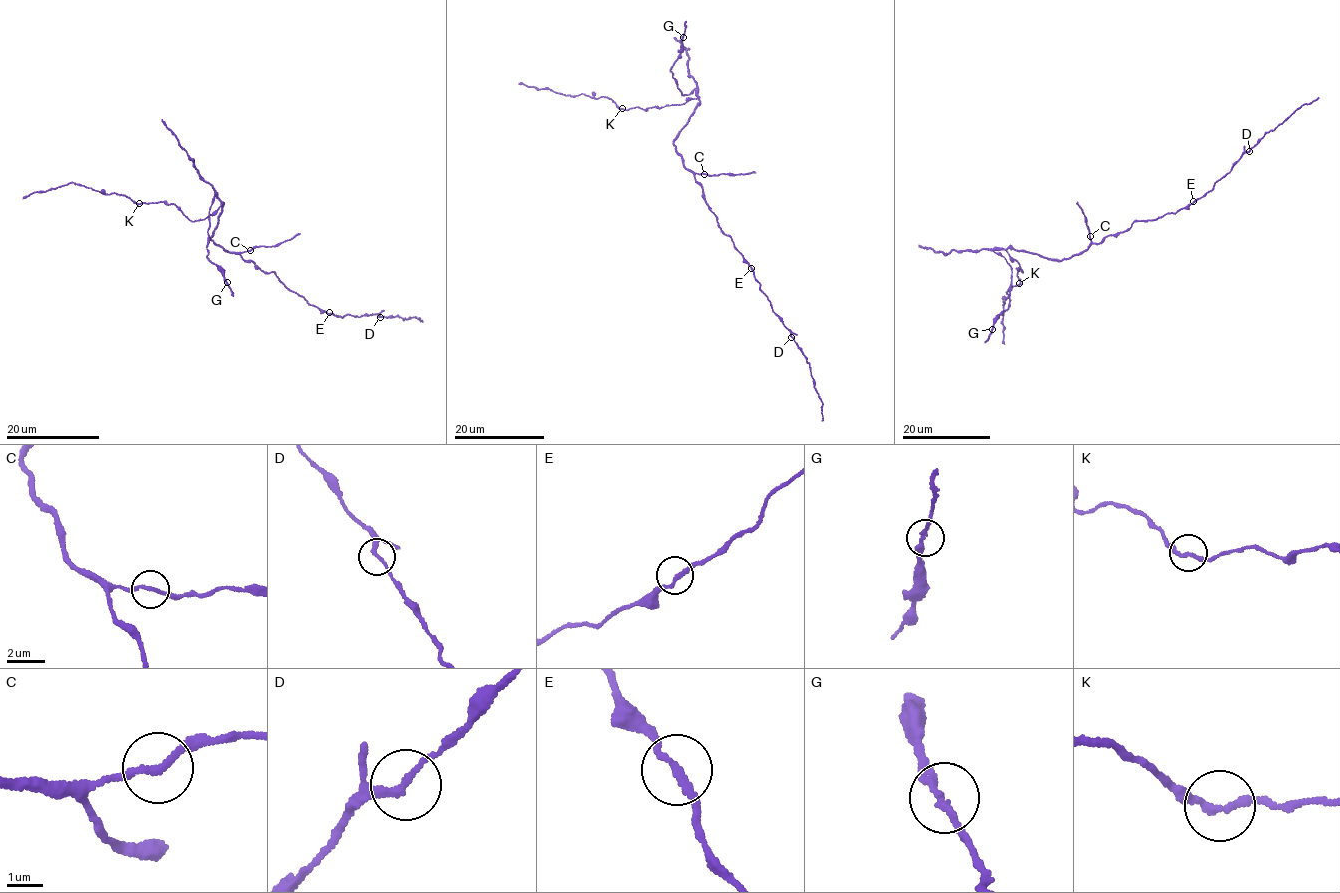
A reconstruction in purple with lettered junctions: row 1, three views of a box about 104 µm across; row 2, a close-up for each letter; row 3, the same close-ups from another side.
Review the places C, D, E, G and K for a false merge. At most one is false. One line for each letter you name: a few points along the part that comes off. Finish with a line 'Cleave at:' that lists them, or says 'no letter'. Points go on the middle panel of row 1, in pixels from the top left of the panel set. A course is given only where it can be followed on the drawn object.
Cleave at: no letter

